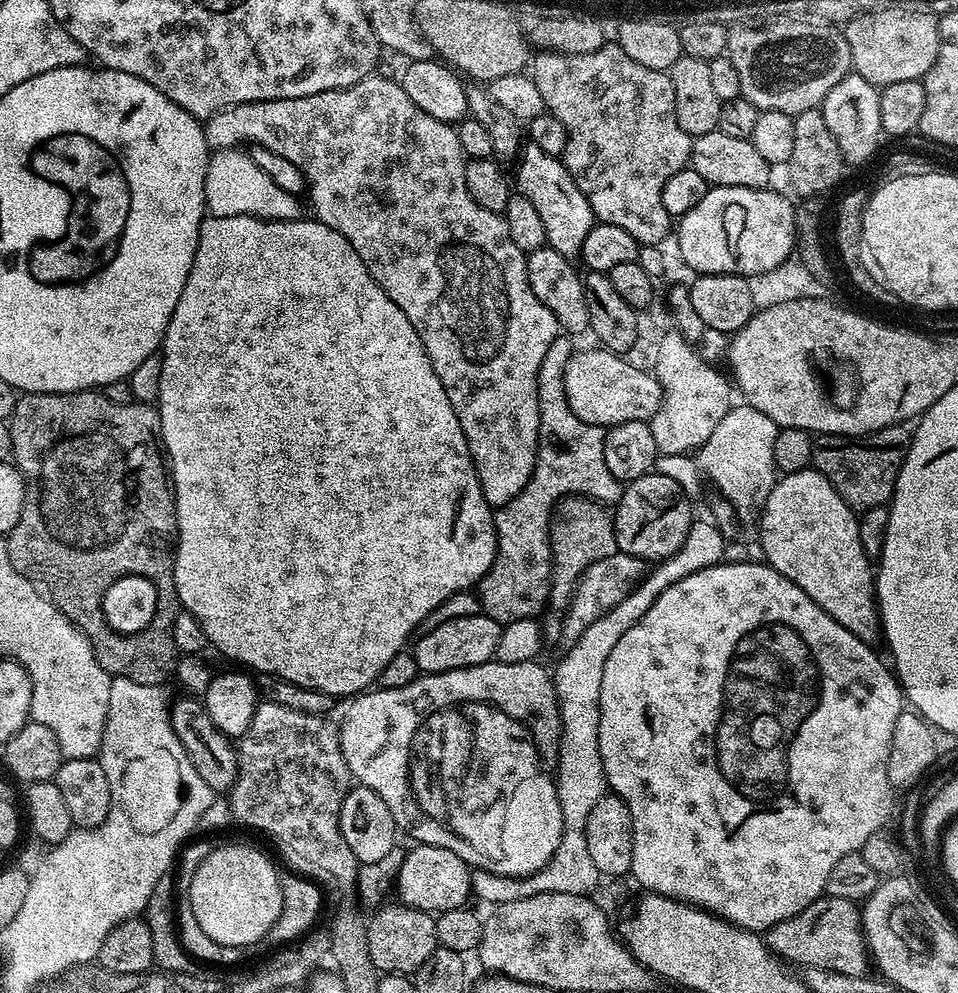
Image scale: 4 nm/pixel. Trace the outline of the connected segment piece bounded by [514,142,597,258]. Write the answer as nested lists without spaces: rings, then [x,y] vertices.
[[[530,142],[521,147],[514,176],[514,188],[519,195],[530,198],[534,210],[542,217],[542,227],[546,230],[547,247],[558,250],[558,254],[569,258],[579,257],[582,242],[590,234],[593,224],[597,223],[590,202],[574,182],[570,170],[566,170],[563,159],[551,156]]]

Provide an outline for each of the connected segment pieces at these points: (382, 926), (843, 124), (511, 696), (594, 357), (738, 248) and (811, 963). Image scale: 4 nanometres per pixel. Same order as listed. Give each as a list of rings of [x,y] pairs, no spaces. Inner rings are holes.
[[[399,902],[385,903],[377,907],[367,921],[370,962],[374,962],[376,971],[381,974],[408,976],[414,974],[434,954],[436,949],[436,916]]]
[[[849,74],[826,94],[819,110],[822,118],[826,118],[826,130],[838,142],[838,150],[844,155],[845,165],[864,164],[876,152],[876,147],[882,141],[882,118],[878,111],[878,98],[880,88],[875,84],[866,82],[866,78]]]
[[[490,659],[485,664],[478,666],[470,666],[469,668],[459,668],[458,670],[450,670],[449,672],[433,672],[431,674],[422,674],[414,682],[410,682],[410,686],[402,686],[401,688],[381,688],[369,690],[360,693],[359,696],[347,701],[348,709],[344,712],[344,721],[339,721],[340,745],[342,746],[342,754],[346,758],[346,766],[352,772],[353,781],[361,788],[369,788],[378,794],[378,798],[382,798],[382,802],[386,802],[386,807],[390,809],[390,814],[394,814],[394,822],[397,829],[409,832],[413,836],[416,844],[429,844],[430,846],[442,846],[446,850],[450,850],[454,854],[458,854],[458,858],[462,858],[468,864],[469,869],[479,870],[481,872],[489,872],[490,874],[498,874],[499,876],[532,876],[538,870],[542,870],[550,862],[550,858],[554,858],[554,850],[558,850],[558,842],[562,842],[562,834],[564,833],[564,819],[562,818],[562,806],[560,800],[556,797],[556,762],[560,758],[560,700],[556,696],[556,682],[551,671],[548,672],[542,665],[538,664],[535,659],[522,662],[506,662],[505,664],[498,659]]]
[[[593,346],[589,352],[573,351],[566,366],[566,402],[582,422],[596,424],[605,430],[613,424],[643,420],[648,422],[663,402],[662,386],[651,371],[643,372],[627,364],[623,355]]]
[[[709,187],[708,192],[674,228],[674,242],[685,269],[701,276],[730,274],[752,277],[766,274],[786,262],[797,247],[796,208],[771,187]]]
[[[819,896],[806,910],[778,922],[763,933],[764,945],[781,961],[789,965],[838,970],[838,974],[865,975],[870,968],[870,957],[860,927],[860,908],[846,898]],[[789,960],[789,961],[788,961]]]

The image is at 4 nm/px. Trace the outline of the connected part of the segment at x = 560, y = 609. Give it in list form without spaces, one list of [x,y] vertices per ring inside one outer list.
[[[567,497],[560,502],[554,523],[549,529],[549,536],[552,540],[552,584],[548,595],[548,607],[540,624],[543,643],[548,646],[561,643],[563,639],[564,618],[582,574],[594,562],[619,551],[615,521],[611,513],[596,501],[589,501],[583,497]]]

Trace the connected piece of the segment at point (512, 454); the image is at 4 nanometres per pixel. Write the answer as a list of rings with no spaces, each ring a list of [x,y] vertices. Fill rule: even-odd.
[[[373,74],[368,76],[362,82],[358,82],[349,88],[339,88],[338,90],[330,90],[322,94],[310,94],[306,98],[286,98],[285,100],[259,100],[258,102],[250,102],[249,104],[235,104],[232,108],[224,108],[221,112],[216,112],[209,116],[204,124],[204,133],[206,134],[206,142],[209,149],[239,149],[241,146],[249,146],[251,144],[261,144],[274,154],[281,155],[287,161],[292,162],[294,166],[300,168],[304,180],[307,184],[306,199],[312,203],[315,219],[320,223],[330,226],[334,230],[338,230],[338,234],[342,234],[342,238],[346,238],[346,242],[350,242],[350,246],[354,246],[354,254],[358,254],[358,258],[362,258],[362,262],[366,266],[368,273],[374,278],[374,282],[378,282],[378,286],[390,298],[390,302],[394,302],[394,306],[398,306],[398,310],[402,310],[402,314],[406,314],[406,318],[410,318],[410,326],[414,326],[414,330],[418,330],[418,338],[422,338],[422,346],[426,346],[426,354],[430,358],[430,366],[434,366],[434,374],[438,374],[438,382],[442,382],[442,390],[446,390],[446,398],[450,398],[450,406],[454,406],[454,414],[458,414],[458,422],[462,426],[462,434],[468,443],[468,449],[472,455],[472,466],[479,484],[482,486],[483,497],[486,498],[489,505],[493,508],[505,505],[510,502],[518,494],[522,494],[522,490],[526,486],[526,482],[530,482],[530,478],[534,474],[534,466],[536,465],[536,451],[538,450],[538,366],[542,362],[542,358],[546,355],[546,349],[550,347],[550,342],[554,342],[556,336],[561,335],[562,329],[559,322],[554,318],[554,314],[550,314],[550,310],[546,310],[546,306],[542,306],[542,302],[538,302],[538,298],[534,298],[534,290],[530,290],[530,282],[526,274],[526,253],[518,250],[518,246],[514,246],[514,238],[510,238],[510,226],[506,226],[503,215],[499,212],[491,212],[482,206],[478,206],[478,202],[474,202],[474,198],[470,198],[470,190],[466,190],[466,157],[462,146],[458,142],[458,134],[455,127],[451,124],[443,124],[438,122],[436,118],[430,118],[430,114],[426,114],[422,110],[418,110],[418,106],[414,106],[414,102],[410,102],[410,94],[406,94],[406,90],[401,86],[399,79],[392,78],[387,80],[381,74]],[[516,348],[530,348],[528,356],[530,360],[534,360],[532,364],[524,366],[516,362],[516,358],[522,354]]]

